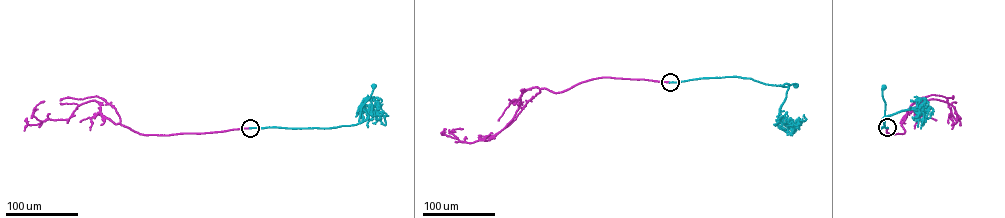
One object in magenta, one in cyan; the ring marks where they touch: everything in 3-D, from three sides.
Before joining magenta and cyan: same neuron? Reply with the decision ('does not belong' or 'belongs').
does not belong

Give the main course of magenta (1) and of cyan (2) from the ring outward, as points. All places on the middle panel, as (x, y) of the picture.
1: (669, 82), (601, 77), (557, 92), (533, 87), (493, 138), (468, 143), (450, 132), (463, 129)
2: (669, 82), (739, 76), (771, 85), (796, 85)

